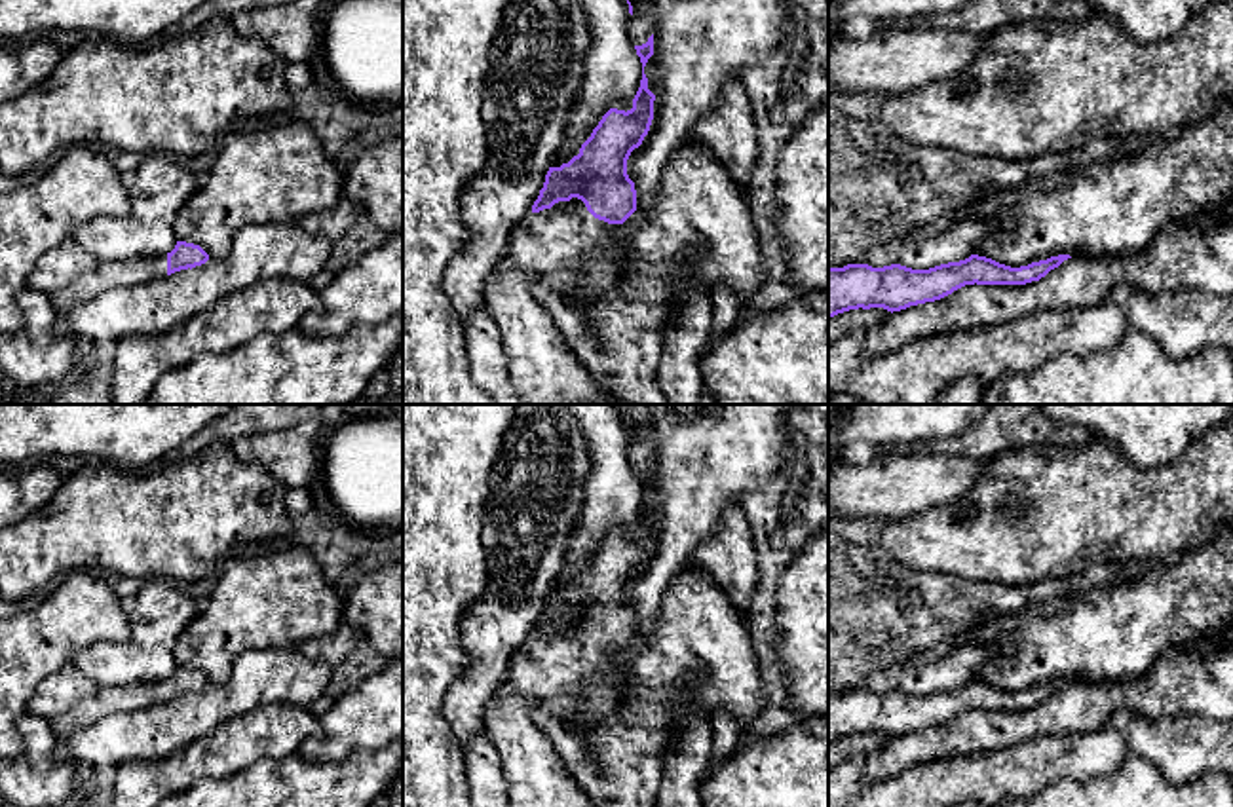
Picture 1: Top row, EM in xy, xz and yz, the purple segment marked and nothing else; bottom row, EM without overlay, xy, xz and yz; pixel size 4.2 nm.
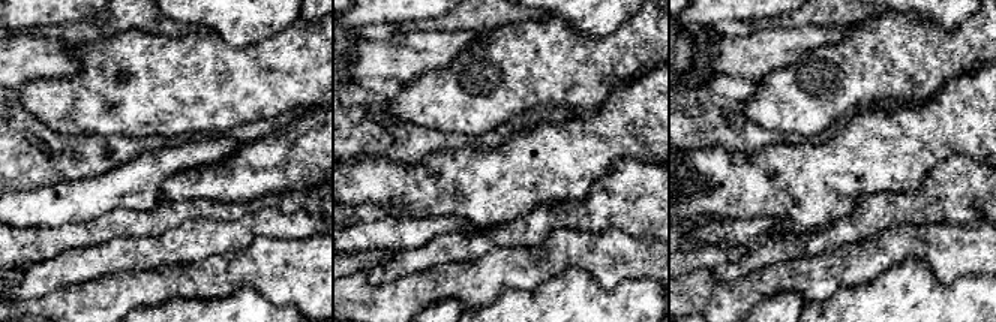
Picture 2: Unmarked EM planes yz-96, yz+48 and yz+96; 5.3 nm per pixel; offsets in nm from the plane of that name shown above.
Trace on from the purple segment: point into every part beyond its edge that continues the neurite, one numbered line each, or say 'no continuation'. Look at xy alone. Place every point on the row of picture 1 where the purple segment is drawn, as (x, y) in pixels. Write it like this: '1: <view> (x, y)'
1: xy (107, 276)

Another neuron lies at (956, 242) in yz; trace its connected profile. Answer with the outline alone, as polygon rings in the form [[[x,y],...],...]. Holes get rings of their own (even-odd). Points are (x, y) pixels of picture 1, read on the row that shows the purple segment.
[[[969,216],[958,218],[946,228],[925,235],[910,232],[899,241],[893,264],[912,270],[929,270],[965,260],[994,230],[994,222],[978,222]]]

